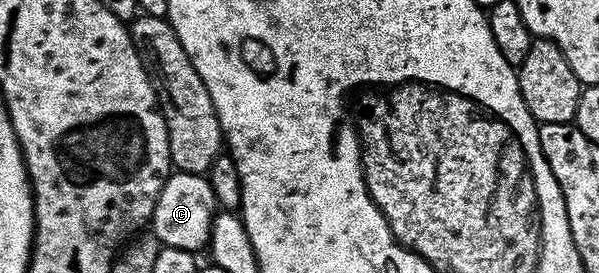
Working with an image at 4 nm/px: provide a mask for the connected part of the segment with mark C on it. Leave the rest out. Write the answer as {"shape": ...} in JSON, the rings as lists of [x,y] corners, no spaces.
{"shape":[[[174,170],[165,180],[155,201],[151,231],[164,246],[201,253],[208,248],[214,214],[215,200],[208,178],[205,175]]]}

